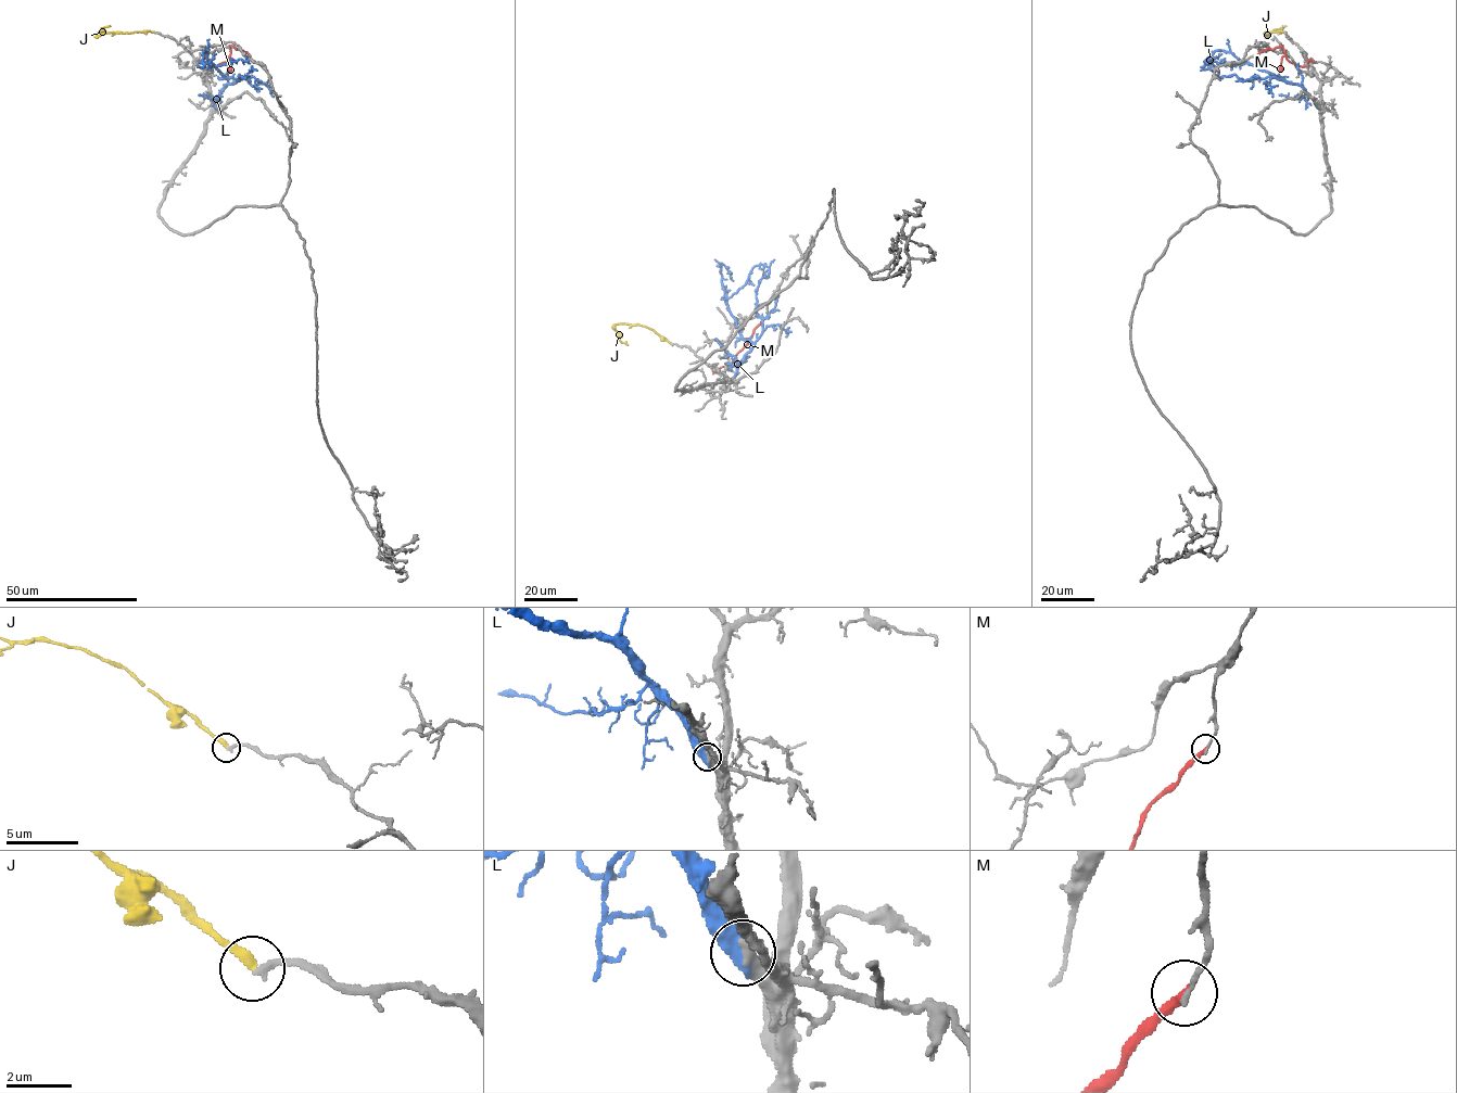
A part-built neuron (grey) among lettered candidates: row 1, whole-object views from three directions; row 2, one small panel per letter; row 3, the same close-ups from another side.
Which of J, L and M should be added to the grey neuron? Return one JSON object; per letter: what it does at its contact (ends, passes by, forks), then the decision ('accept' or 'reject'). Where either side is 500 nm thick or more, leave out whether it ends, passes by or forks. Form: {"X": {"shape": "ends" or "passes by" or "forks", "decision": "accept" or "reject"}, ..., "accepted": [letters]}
{"J": {"shape": "ends", "decision": "reject"}, "L": {"shape": "ends", "decision": "accept"}, "M": {"shape": "ends", "decision": "reject"}, "accepted": ["L"]}

